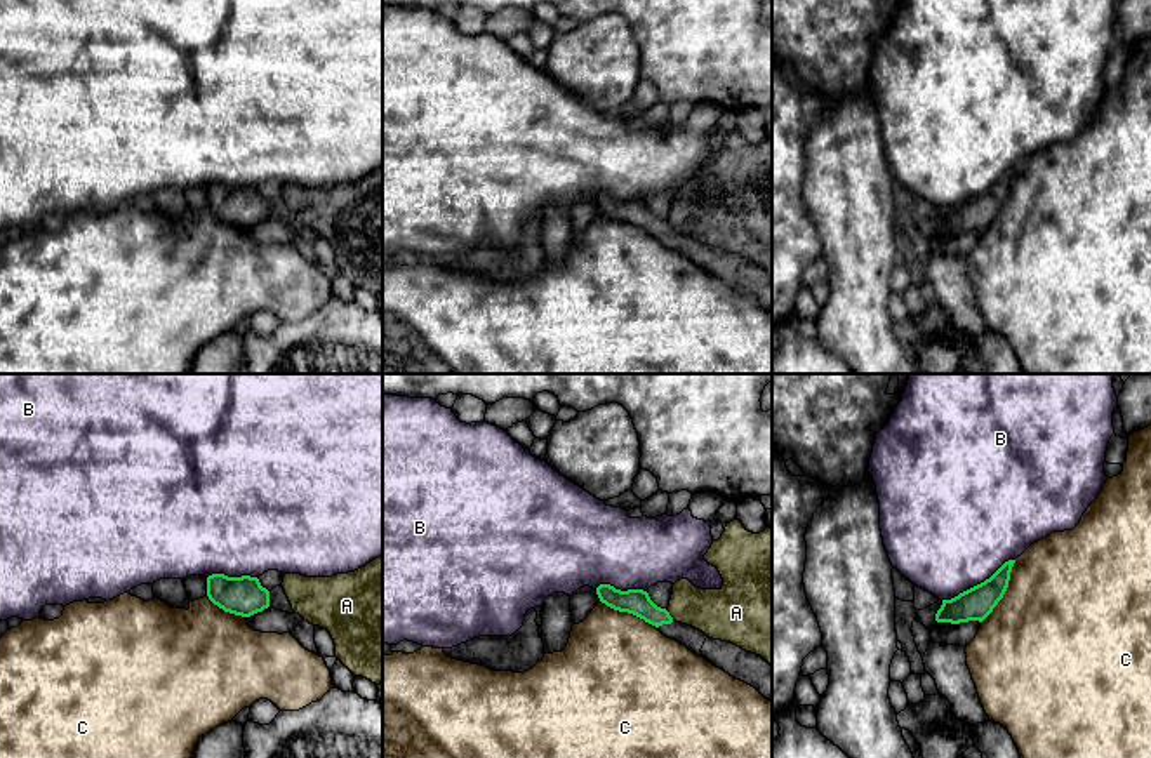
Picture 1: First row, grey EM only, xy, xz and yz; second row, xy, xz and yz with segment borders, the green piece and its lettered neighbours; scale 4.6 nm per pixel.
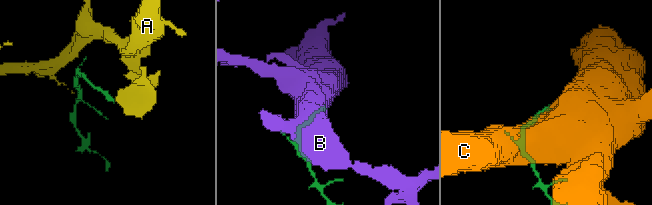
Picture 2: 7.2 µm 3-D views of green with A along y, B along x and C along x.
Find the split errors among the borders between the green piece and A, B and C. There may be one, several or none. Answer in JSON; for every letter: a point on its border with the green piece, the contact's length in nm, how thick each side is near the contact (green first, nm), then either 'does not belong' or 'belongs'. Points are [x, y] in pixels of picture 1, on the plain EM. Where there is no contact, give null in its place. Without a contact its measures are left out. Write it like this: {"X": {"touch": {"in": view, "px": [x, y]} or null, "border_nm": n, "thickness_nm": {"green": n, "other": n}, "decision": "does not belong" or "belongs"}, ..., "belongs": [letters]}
{"A": {"touch": {"in": "xz", "px": [670, 226]}, "border_nm": 60, "thickness_nm": {"green": 120, "other": 240}, "decision": "does not belong"}, "B": {"touch": {"in": "yz", "px": [978, 195]}, "border_nm": 380, "thickness_nm": {"green": 160, "other": 500}, "decision": "does not belong"}, "C": {"touch": {"in": "yz", "px": [1005, 200]}, "border_nm": 340, "thickness_nm": {"green": 160, "other": 500}, "decision": "does not belong"}, "belongs": []}

